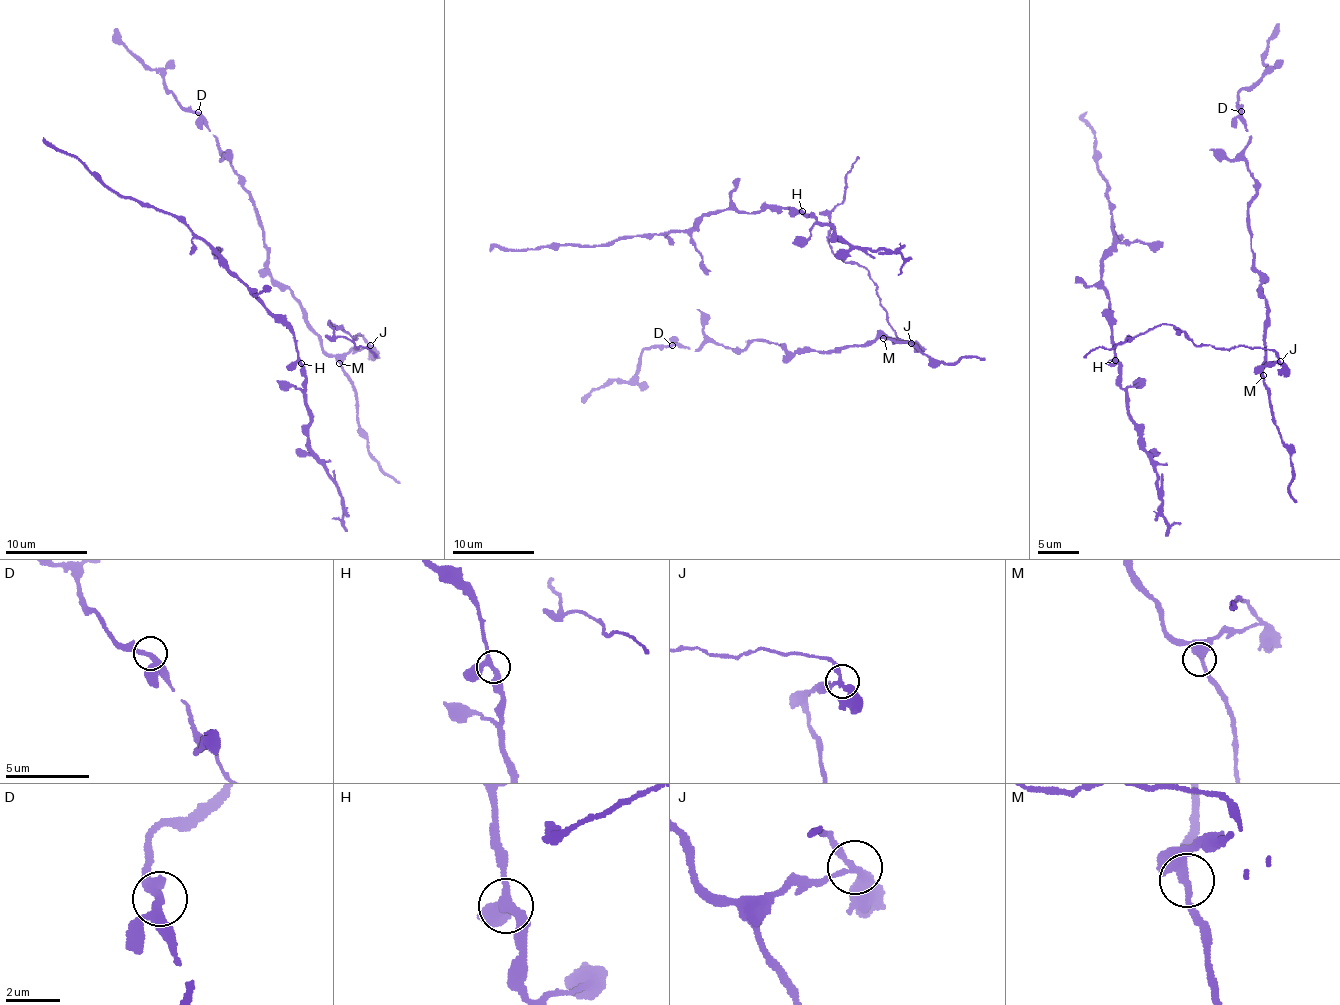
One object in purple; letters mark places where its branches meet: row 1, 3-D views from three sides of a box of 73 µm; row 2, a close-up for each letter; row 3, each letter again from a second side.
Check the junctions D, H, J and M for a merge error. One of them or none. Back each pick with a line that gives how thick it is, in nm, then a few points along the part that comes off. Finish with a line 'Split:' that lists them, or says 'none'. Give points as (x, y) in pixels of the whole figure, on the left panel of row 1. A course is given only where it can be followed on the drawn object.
J: Thickness 240 nm. Course of the part to remove: (371, 346), (361, 334), (354, 338), (329, 320), (335, 337), (353, 342), (356, 347), (363, 346), (375, 357)
Split: J

